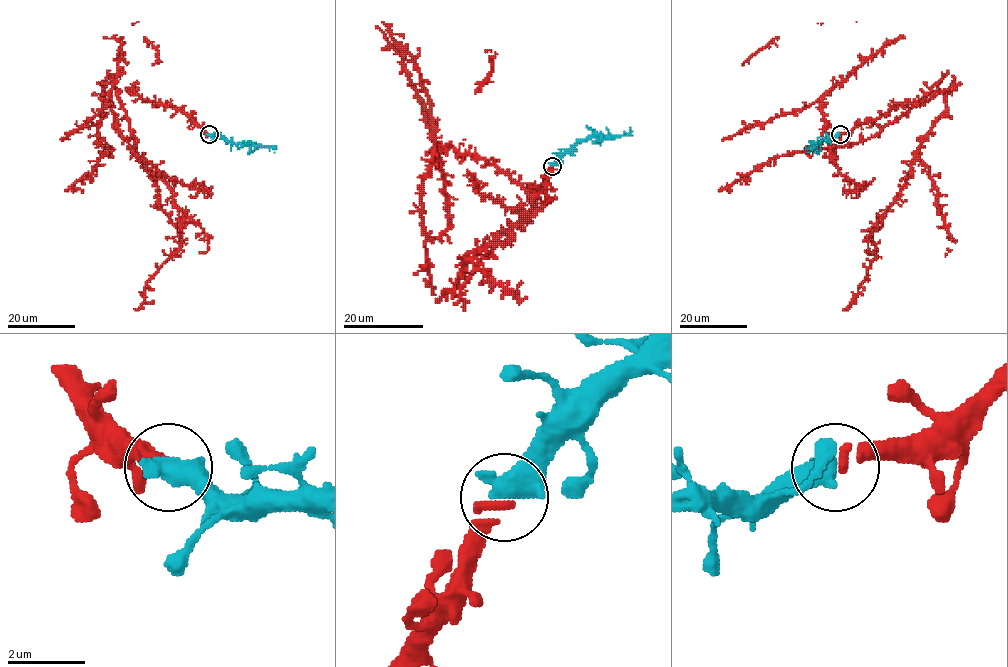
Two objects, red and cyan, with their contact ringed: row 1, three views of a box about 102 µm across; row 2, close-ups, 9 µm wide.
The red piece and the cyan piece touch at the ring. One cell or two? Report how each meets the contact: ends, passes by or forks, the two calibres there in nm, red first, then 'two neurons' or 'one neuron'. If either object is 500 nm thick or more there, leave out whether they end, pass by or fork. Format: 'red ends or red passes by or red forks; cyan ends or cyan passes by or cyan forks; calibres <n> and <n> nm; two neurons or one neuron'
calibres 300 and 650 nm; one neuron

